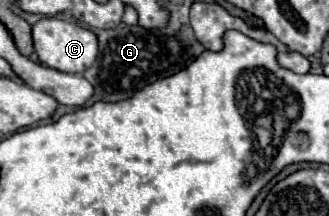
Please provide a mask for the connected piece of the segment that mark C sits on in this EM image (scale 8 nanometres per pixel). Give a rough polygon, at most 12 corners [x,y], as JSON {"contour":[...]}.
{"contour":[[60,18],[32,26],[44,66],[82,74],[99,54],[92,30]]}

